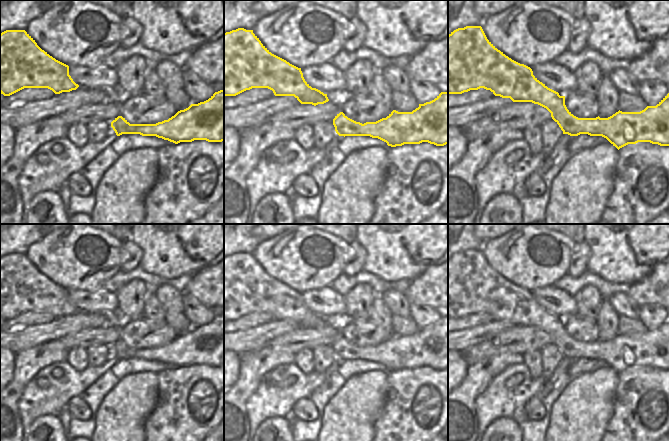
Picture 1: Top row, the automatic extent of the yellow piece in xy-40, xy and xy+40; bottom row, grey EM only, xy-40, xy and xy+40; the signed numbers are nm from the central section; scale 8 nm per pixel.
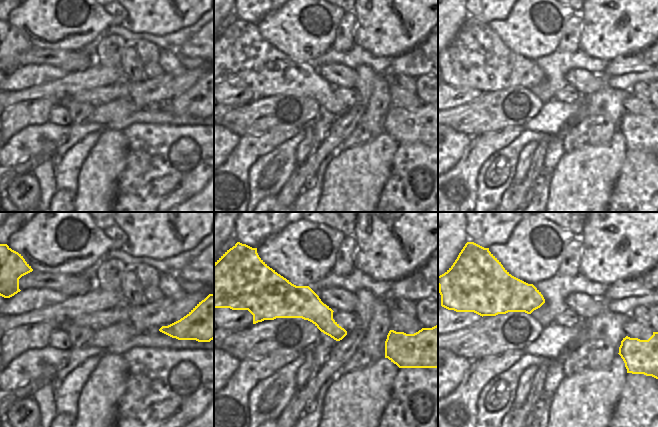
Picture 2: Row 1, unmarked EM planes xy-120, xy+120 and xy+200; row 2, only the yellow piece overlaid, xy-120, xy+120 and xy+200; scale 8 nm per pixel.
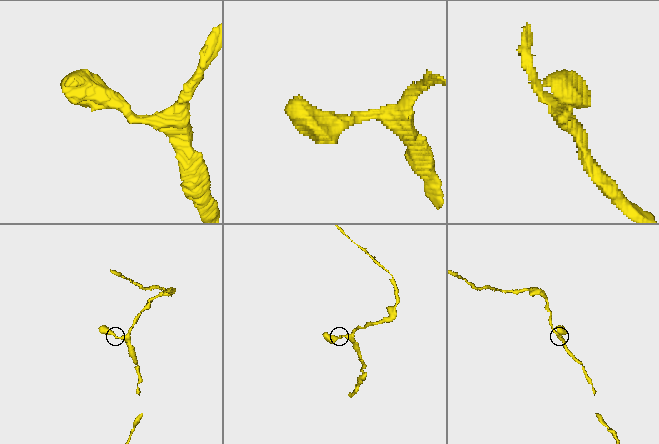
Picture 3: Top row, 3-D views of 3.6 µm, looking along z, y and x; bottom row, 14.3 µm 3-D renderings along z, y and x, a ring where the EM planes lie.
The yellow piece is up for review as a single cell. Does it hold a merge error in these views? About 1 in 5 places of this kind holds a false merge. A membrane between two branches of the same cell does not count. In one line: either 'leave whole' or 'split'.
leave whole

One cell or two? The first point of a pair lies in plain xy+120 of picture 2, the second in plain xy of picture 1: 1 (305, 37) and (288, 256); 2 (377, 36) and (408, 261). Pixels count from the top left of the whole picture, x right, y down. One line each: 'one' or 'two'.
1: one
2: one

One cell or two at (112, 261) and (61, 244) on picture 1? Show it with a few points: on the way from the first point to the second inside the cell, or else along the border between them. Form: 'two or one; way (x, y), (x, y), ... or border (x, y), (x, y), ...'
one; way (99, 267), (91, 259), (78, 259), (74, 257)

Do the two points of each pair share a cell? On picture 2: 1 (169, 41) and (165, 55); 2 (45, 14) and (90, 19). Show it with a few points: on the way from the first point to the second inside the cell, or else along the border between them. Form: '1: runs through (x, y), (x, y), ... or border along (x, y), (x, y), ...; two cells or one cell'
1: border along (160, 48), (174, 52); two cells
2: runs through (56, 21), (62, 27), (79, 28); one cell

